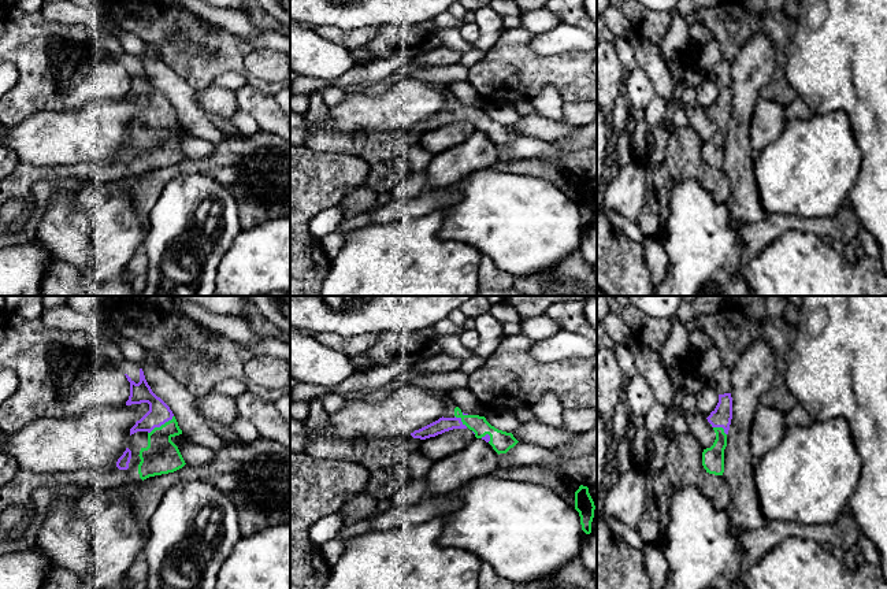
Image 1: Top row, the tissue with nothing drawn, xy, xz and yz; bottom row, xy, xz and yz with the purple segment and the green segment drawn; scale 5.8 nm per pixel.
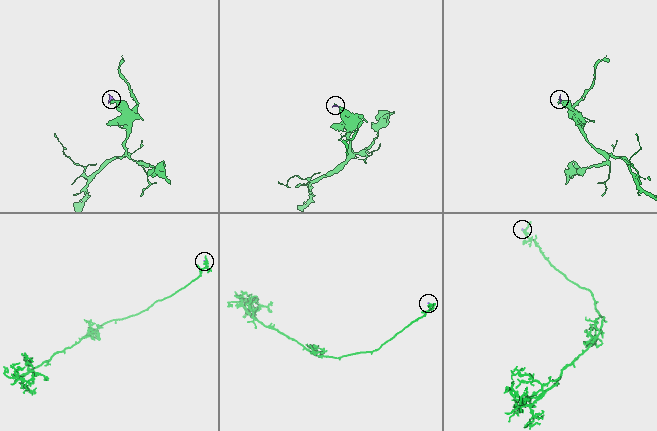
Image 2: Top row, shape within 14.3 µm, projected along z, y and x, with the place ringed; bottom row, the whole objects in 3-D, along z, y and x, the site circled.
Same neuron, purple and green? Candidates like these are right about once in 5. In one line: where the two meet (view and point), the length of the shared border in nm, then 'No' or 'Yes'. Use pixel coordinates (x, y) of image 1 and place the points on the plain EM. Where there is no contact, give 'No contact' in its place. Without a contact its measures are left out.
Touches purple at xy (160, 118). Shared border 190 nm. Yes

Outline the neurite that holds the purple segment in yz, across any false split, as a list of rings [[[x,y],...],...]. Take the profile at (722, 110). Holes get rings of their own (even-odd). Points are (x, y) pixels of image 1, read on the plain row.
[[[731,86],[719,88],[719,96],[706,112],[716,126],[716,133],[710,141],[704,142],[702,159],[709,167],[723,168],[724,142],[727,140],[727,127],[732,112]]]

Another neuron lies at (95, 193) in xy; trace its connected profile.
[[[90,179],[89,184],[78,193],[74,207],[79,212],[90,214],[110,197],[104,179]]]

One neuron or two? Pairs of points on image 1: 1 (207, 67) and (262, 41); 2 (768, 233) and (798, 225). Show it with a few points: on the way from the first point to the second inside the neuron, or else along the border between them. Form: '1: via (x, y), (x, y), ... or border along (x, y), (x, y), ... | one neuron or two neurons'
1: via (221, 54), (248, 45) | one neuron
2: via (775, 226), (791, 225) | one neuron

